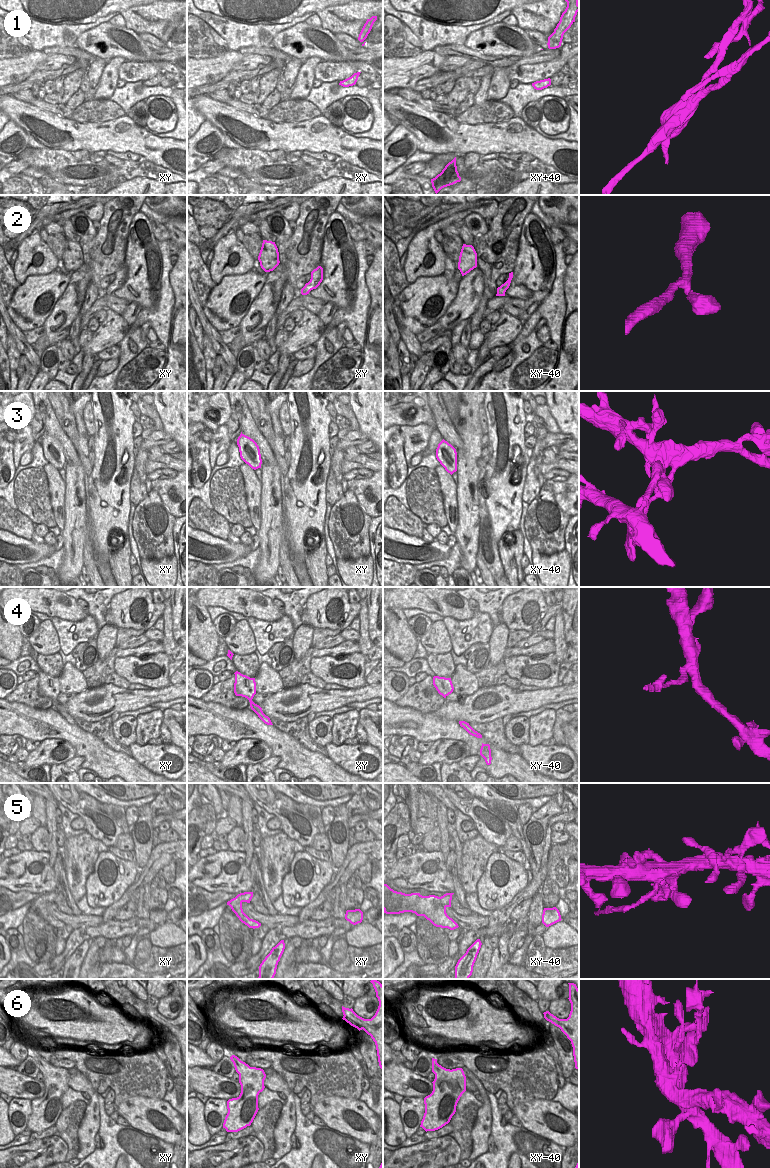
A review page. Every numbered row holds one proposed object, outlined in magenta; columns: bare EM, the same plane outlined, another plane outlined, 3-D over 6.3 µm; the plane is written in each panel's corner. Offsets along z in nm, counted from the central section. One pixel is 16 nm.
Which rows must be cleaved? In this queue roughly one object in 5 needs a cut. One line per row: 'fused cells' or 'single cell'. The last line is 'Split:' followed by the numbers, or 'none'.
1: fused cells
2: single cell
3: single cell
4: single cell
5: fused cells
6: fused cells
Split: 1, 5, 6

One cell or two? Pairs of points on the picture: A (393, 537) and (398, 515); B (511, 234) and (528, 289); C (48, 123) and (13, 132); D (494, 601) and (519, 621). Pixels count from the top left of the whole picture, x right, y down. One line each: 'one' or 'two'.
A: two
B: two
C: two
D: two

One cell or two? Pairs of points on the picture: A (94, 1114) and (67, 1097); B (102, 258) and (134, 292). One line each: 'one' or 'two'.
A: two
B: two

